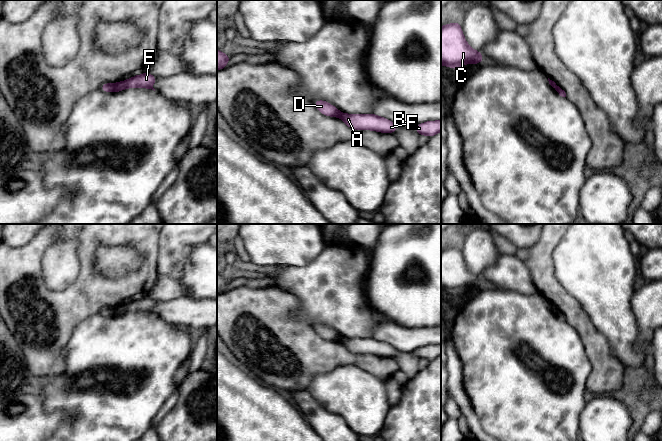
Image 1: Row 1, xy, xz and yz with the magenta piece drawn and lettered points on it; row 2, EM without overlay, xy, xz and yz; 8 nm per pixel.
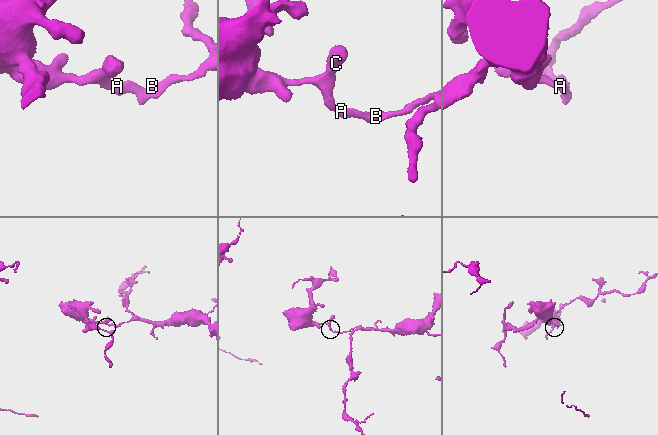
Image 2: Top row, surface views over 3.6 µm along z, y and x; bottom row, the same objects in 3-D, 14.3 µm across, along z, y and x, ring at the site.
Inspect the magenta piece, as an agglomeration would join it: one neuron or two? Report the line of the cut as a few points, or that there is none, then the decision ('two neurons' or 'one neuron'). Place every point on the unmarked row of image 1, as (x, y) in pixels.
cut in xy along (114, 308), (112, 314); two neurons

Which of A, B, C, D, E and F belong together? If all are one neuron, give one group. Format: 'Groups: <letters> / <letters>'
Groups: A B E F / C D

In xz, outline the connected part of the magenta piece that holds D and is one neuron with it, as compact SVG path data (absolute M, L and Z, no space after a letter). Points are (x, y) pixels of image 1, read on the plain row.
M316 324L314 326L314 330L324 339L331 340L331 341L338 341L339 334L338 332L334 331L333 329L327 327L323 324Z

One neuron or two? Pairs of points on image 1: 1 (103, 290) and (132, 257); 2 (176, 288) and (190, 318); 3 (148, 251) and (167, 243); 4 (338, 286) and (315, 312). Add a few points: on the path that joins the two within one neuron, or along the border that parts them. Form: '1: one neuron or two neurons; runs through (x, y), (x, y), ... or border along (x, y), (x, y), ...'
1: two neurons; border along (93, 266), (109, 277), (136, 269)
2: two neurons; border along (186, 296), (157, 301)
3: two neurons; border along (159, 234), (158, 271)
4: one neuron; runs through (332, 292), (318, 306)

